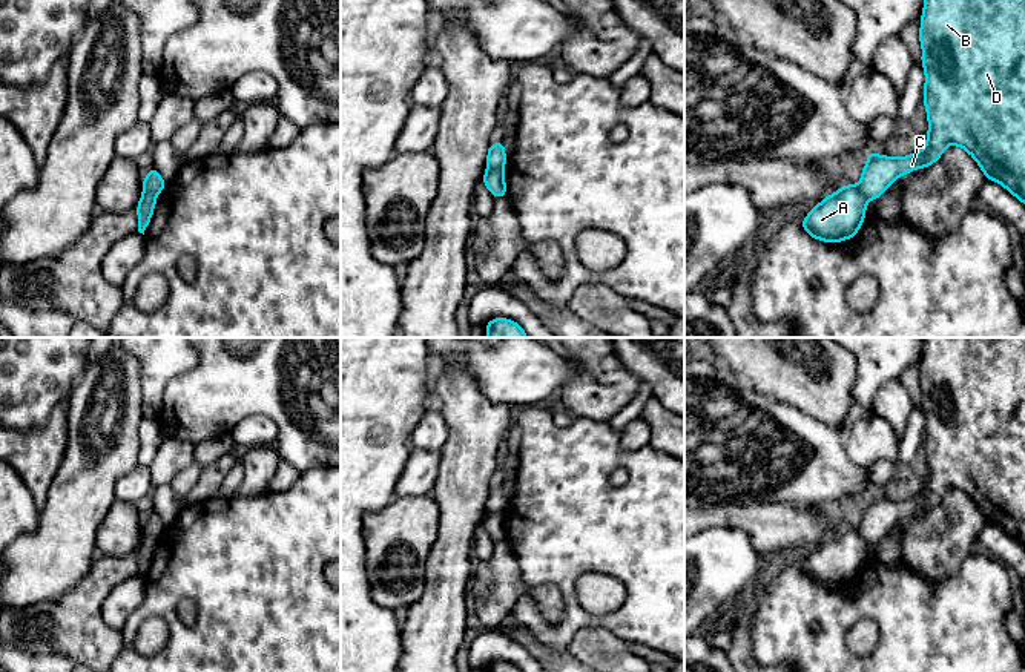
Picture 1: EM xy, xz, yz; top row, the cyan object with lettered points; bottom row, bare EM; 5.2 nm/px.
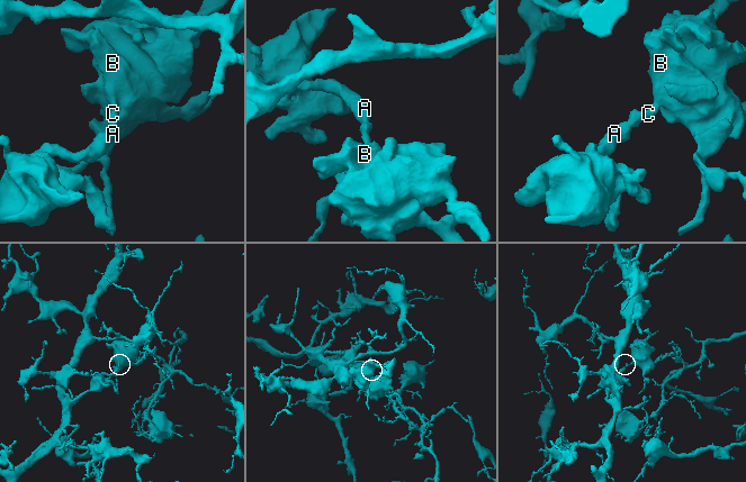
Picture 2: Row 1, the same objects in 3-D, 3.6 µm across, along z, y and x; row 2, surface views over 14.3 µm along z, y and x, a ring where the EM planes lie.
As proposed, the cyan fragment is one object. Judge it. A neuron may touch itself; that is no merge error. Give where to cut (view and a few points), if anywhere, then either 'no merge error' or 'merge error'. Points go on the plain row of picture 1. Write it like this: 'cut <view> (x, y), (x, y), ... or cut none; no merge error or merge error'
cut xz (502, 511), (487, 514); merge error

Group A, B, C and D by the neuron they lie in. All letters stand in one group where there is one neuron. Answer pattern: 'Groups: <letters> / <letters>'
Groups: A / B C D

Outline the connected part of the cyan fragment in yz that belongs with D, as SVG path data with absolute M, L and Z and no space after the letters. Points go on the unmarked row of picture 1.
M924 338L919 385L925 414L927 488L902 502L867 497L858 532L867 545L879 542L895 523L936 506L948 488L967 494L985 522L1025 546L1025 338Z

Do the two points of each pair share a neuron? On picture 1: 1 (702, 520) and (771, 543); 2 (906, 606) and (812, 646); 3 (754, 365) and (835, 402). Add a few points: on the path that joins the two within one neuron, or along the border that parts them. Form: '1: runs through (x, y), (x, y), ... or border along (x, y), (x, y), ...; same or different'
1: runs through (718, 517), (744, 517), (754, 527); same
2: runs through (883, 606), (856, 606), (835, 628); same
3: runs through (774, 365), (789, 365), (815, 385); same

